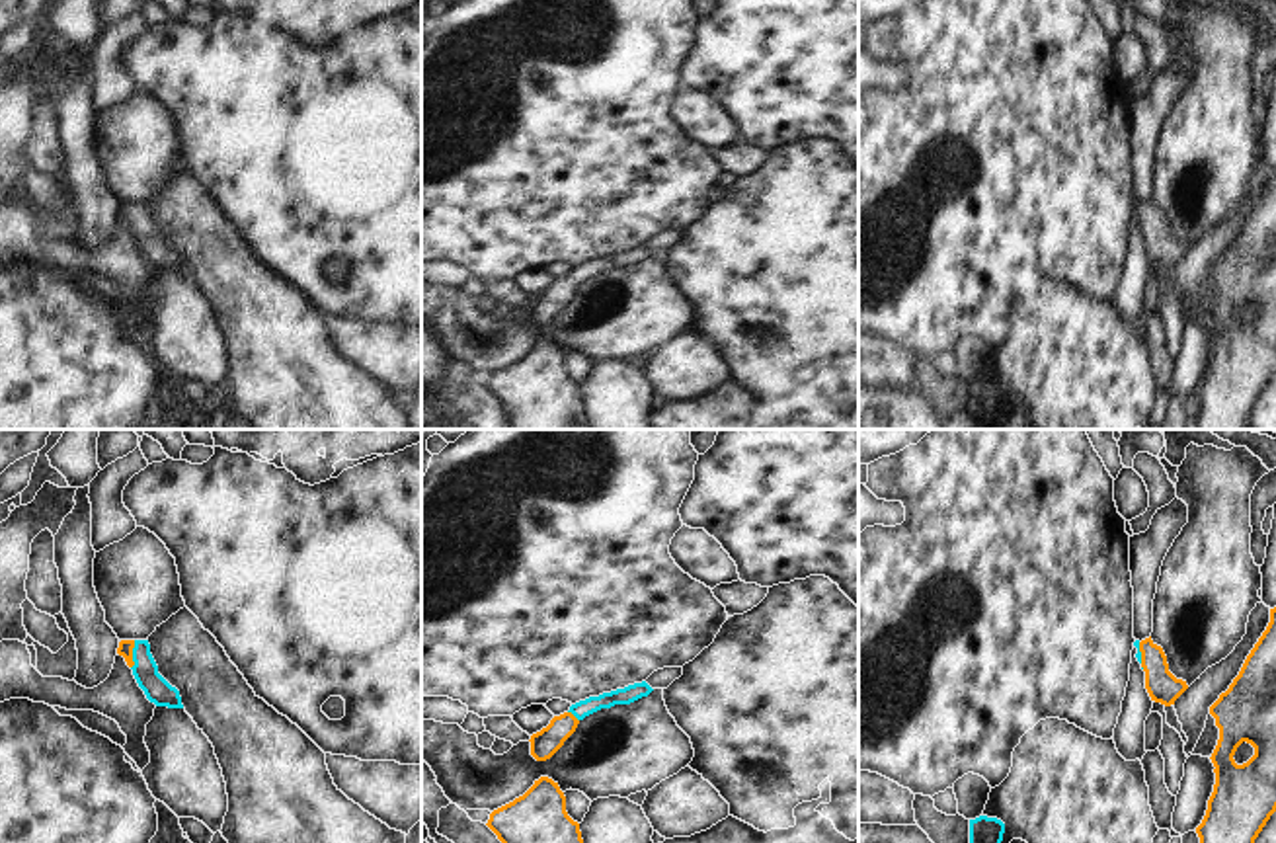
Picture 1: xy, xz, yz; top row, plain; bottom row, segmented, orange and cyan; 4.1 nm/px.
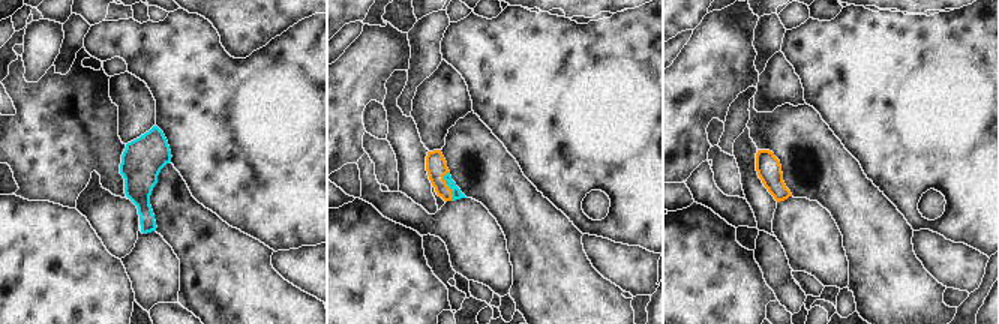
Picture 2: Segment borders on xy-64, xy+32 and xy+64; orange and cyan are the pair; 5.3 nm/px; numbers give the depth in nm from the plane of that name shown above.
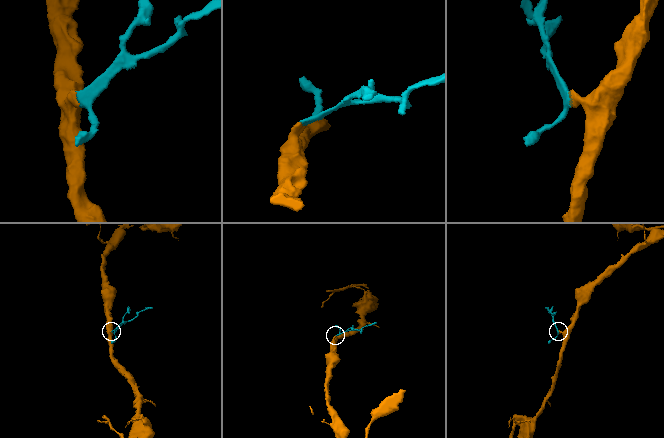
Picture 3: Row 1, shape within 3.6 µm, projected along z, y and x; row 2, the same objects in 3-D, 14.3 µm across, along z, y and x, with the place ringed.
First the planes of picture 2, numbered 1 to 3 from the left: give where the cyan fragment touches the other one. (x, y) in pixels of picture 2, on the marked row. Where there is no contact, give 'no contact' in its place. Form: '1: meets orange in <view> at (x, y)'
1: no contact
2: meets orange in xy+32 at (447, 186)
3: no contact

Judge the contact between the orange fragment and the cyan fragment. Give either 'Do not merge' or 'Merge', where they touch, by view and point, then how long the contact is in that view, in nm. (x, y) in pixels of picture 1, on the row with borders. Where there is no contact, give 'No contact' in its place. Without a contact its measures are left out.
Merge. Touches orange at xy (131, 654). Shared border 120 nm.

